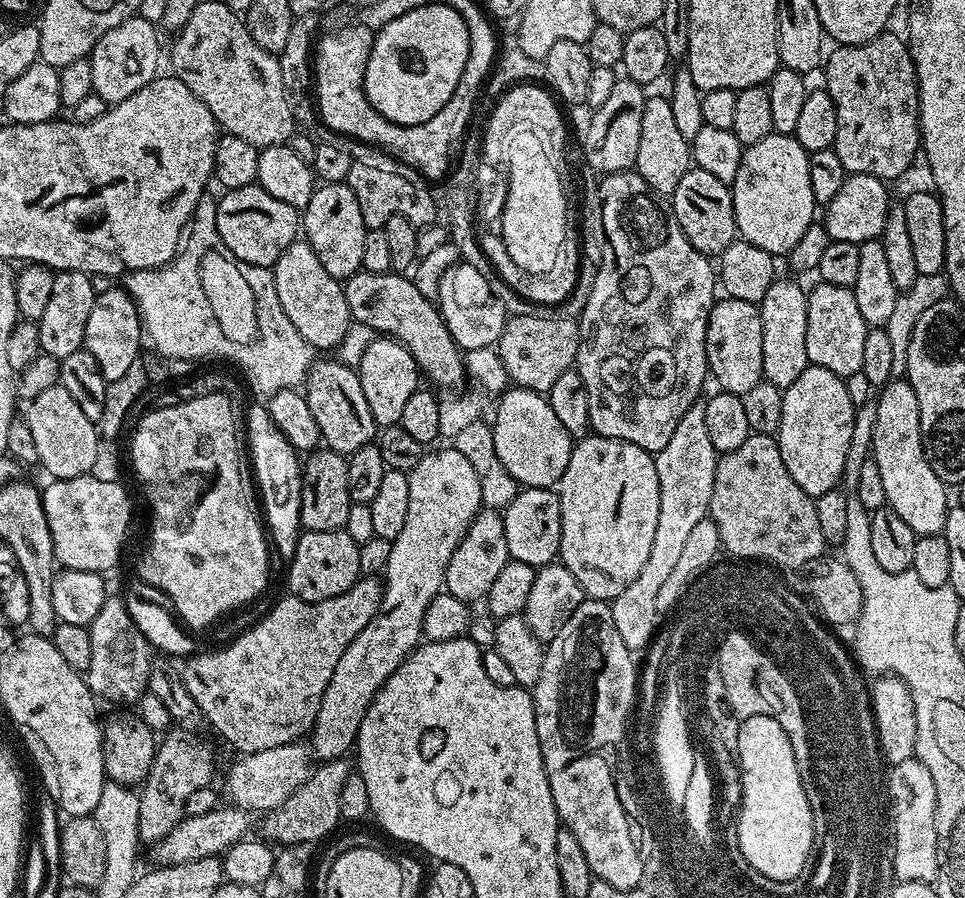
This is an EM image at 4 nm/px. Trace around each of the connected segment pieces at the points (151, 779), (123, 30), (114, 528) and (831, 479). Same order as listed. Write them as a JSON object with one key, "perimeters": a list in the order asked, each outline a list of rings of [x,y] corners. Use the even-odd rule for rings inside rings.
{"perimeters":[[[[177,726],[163,733],[156,745],[156,756],[139,789],[138,834],[141,841],[145,845],[154,846],[159,840],[166,838],[166,834],[170,834],[174,826],[178,826],[178,822],[184,819],[184,807],[190,794],[209,787],[213,783],[212,775],[215,772],[212,748],[200,734]]],[[[137,14],[114,26],[114,30],[106,30],[106,34],[98,38],[90,55],[94,70],[92,90],[95,96],[104,100],[105,105],[111,106],[130,98],[130,94],[142,90],[142,86],[156,79],[161,71],[160,36],[156,31],[157,25]]],[[[90,474],[65,480],[53,479],[52,484],[43,485],[44,510],[46,523],[50,526],[50,538],[54,538],[54,554],[61,569],[90,570],[101,574],[108,571],[120,560],[120,551],[124,548],[124,539],[128,536],[128,527],[132,524],[132,500],[123,488],[120,480],[98,482]]],[[[809,364],[798,379],[790,382],[790,386],[783,389],[782,422],[778,433],[778,443],[782,462],[786,462],[786,470],[790,470],[790,478],[806,490],[806,494],[813,498],[829,492],[837,487],[844,476],[844,467],[848,464],[848,455],[852,452],[852,439],[856,436],[856,416],[858,410],[850,402],[848,385],[845,377],[830,374],[830,370],[822,370],[822,366]]]]}

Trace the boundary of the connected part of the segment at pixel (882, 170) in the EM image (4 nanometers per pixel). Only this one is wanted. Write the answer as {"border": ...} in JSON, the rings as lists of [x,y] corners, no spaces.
{"border":[[[892,30],[879,32],[876,37],[865,44],[845,44],[836,46],[827,53],[823,65],[823,87],[834,102],[834,110],[838,110],[838,134],[832,147],[842,161],[845,173],[870,174],[885,182],[893,182],[912,163],[921,151],[920,143],[920,99],[918,98],[918,78],[916,67],[912,61],[903,35],[895,36]]]}

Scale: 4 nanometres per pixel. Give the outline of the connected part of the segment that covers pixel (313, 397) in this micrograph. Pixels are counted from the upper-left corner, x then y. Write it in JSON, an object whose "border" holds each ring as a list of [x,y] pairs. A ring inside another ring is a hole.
{"border":[[[339,358],[317,359],[302,385],[302,395],[314,422],[318,422],[320,439],[333,452],[347,458],[354,450],[373,443],[378,435],[378,425],[362,390],[359,371],[353,365],[343,364]]]}

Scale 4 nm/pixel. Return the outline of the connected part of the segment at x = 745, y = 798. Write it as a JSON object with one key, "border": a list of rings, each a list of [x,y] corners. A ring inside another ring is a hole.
{"border":[[[755,716],[754,718],[746,718],[740,722],[740,781],[742,782],[742,790],[738,794],[738,815],[734,820],[734,833],[736,847],[742,850],[742,854],[746,858],[746,862],[750,862],[750,866],[754,866],[754,870],[758,870],[758,874],[766,874],[766,878],[771,880],[789,880],[803,873],[808,866],[808,861],[812,855],[812,839],[814,838],[814,822],[812,821],[812,811],[810,810],[810,802],[806,802],[806,790],[802,790],[802,776],[798,774],[798,764],[794,762],[794,750],[790,750],[790,738],[786,738],[786,730],[782,730],[782,726],[778,726],[778,722],[769,716]]]}

